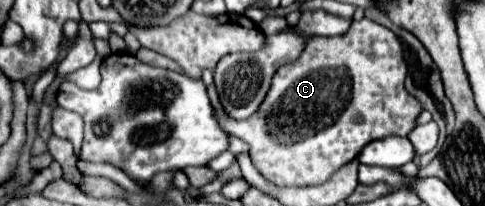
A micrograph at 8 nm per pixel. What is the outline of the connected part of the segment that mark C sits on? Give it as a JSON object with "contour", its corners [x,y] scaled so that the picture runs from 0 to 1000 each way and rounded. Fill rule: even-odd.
{"contour":[[[761,92],[728,102],[720,150],[699,180],[649,180],[629,218],[625,267],[567,345],[559,432],[534,529],[505,587],[468,597],[464,636],[513,704],[513,752],[530,830],[571,908],[633,908],[670,888],[687,830],[728,782],[744,723],[802,655],[839,655],[856,617],[868,500],[831,422],[839,306],[823,180]]]}

